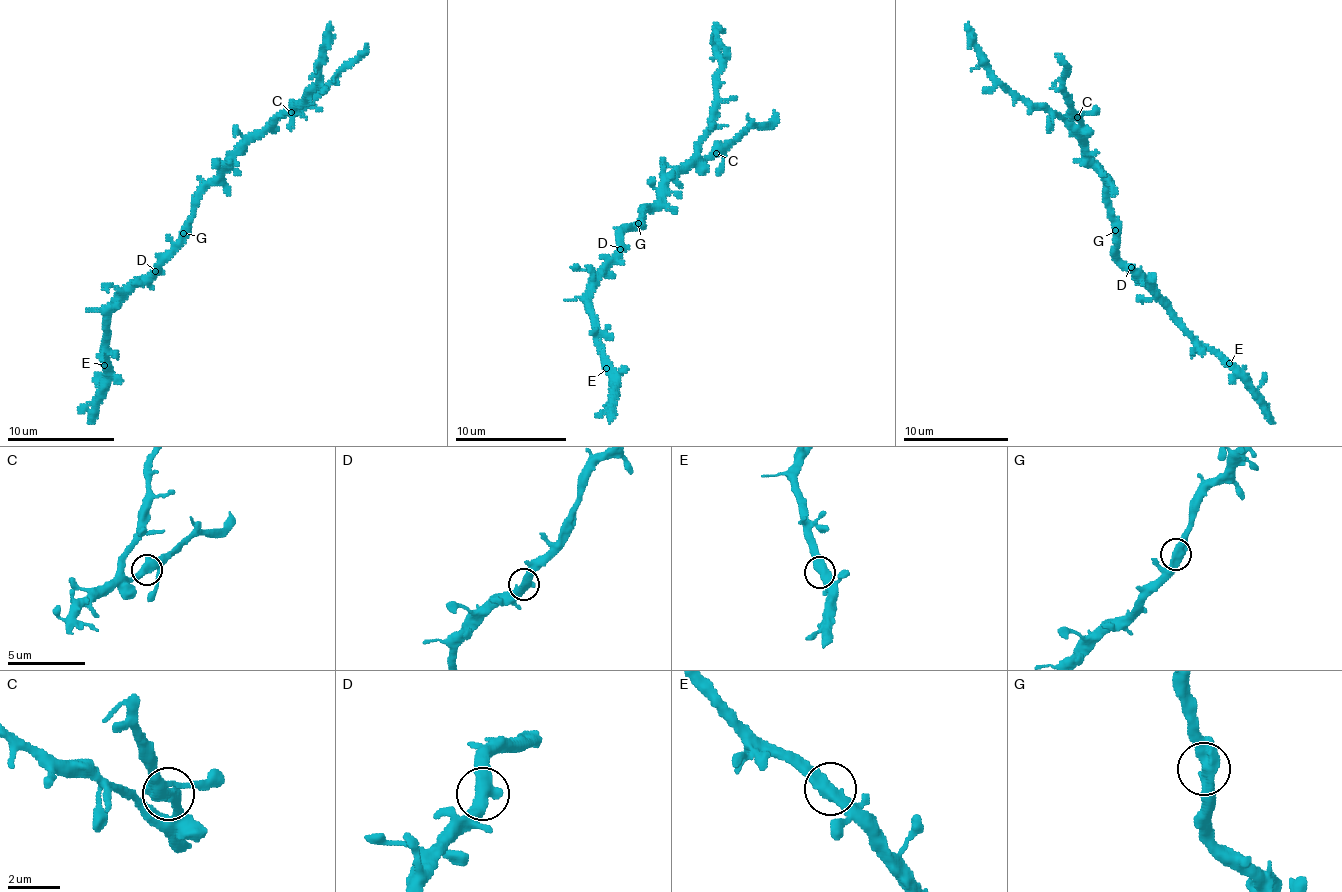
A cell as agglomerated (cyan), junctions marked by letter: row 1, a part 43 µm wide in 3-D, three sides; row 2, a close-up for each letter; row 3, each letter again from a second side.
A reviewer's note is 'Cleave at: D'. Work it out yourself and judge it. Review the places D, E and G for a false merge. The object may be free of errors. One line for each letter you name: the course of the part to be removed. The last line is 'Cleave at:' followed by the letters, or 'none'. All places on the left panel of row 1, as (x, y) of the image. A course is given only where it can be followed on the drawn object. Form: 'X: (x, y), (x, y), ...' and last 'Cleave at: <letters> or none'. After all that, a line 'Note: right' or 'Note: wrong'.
Cleave at: none
Note: wrong

